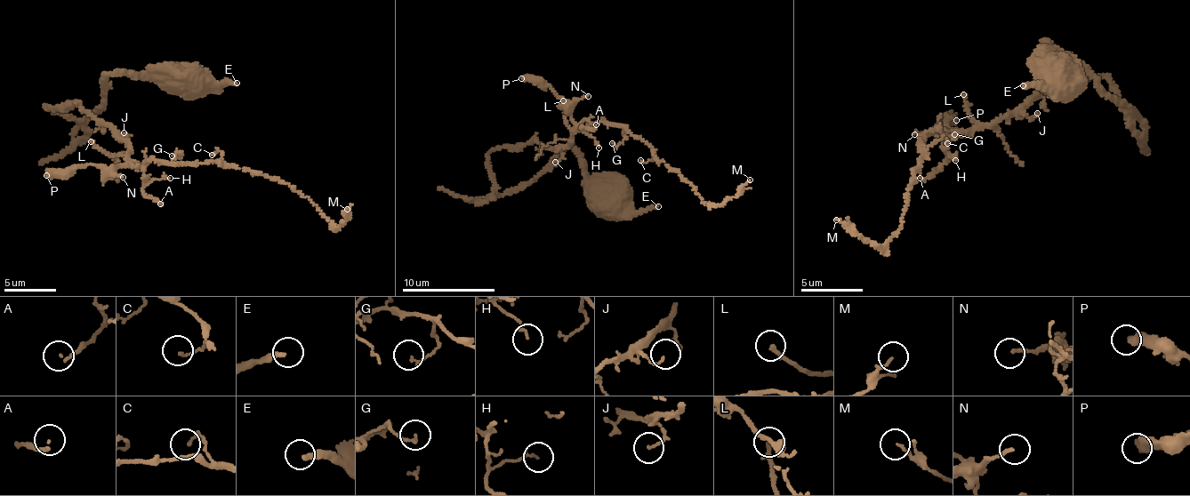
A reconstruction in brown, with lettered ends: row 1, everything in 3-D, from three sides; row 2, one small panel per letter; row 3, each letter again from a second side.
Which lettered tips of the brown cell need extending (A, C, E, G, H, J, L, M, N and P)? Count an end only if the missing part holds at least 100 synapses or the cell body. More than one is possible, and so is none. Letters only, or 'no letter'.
no letter

